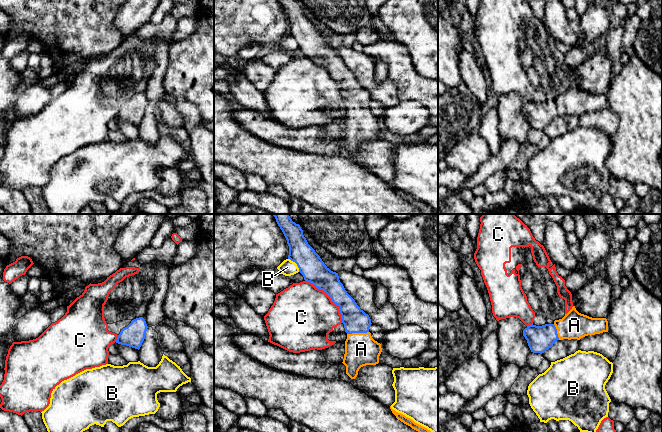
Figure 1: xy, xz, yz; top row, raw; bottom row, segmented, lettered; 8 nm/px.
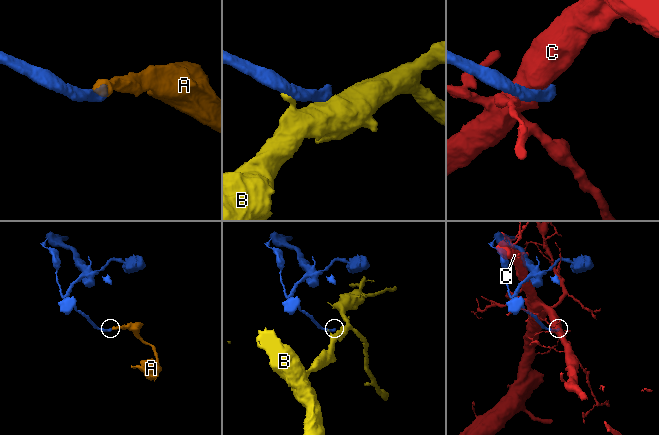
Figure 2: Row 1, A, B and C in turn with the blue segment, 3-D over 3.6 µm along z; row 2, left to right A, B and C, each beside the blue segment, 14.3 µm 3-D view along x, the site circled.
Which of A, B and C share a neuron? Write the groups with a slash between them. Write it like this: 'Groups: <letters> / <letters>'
Groups: A / B / C

